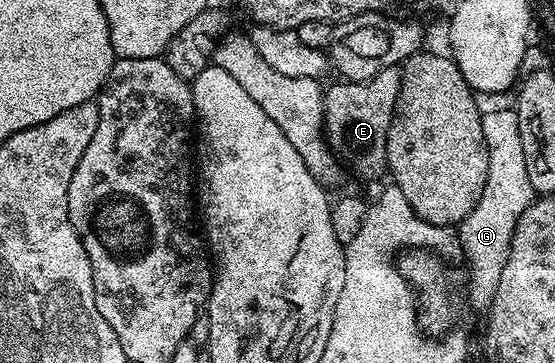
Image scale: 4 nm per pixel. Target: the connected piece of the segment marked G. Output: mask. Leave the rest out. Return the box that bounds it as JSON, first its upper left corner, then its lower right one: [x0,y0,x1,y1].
[458,108,534,315]

